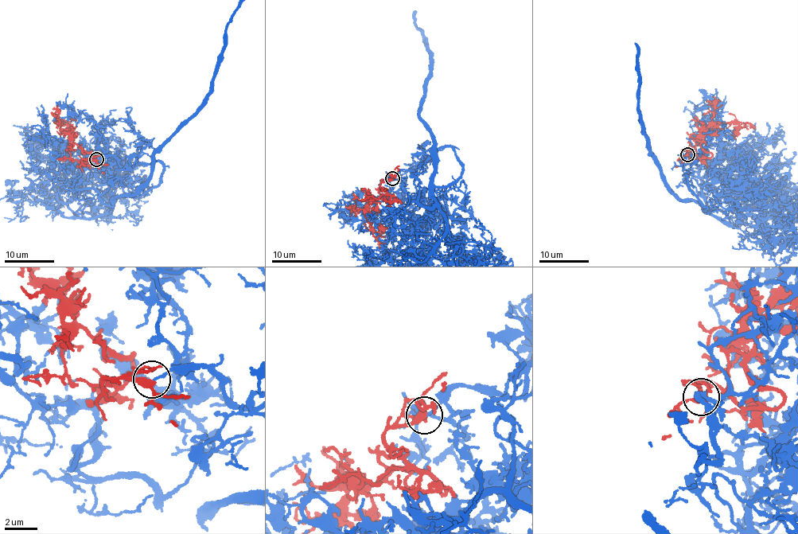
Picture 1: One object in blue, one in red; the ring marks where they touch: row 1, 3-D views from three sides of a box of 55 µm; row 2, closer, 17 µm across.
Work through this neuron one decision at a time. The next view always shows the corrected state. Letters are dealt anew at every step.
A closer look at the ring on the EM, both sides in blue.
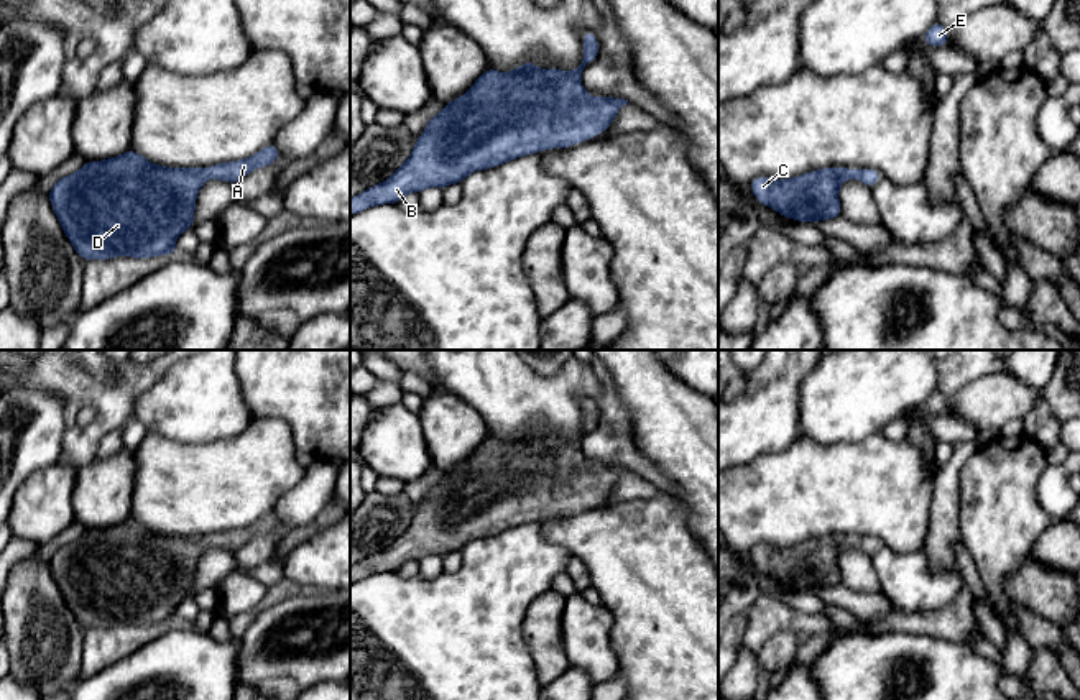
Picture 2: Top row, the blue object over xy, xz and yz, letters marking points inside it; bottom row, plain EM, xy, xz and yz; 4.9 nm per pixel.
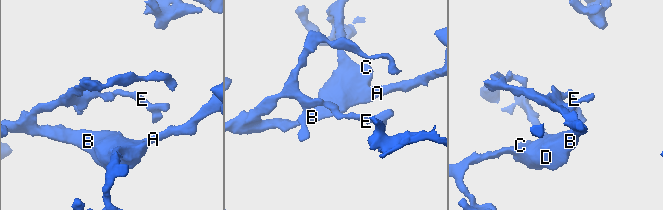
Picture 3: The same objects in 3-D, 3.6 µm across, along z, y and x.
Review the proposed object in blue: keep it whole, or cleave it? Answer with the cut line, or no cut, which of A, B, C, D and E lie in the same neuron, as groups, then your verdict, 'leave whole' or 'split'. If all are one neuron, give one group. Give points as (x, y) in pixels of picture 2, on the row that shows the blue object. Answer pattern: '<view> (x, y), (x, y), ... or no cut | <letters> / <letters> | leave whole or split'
no cut | A B C D E | leave whole

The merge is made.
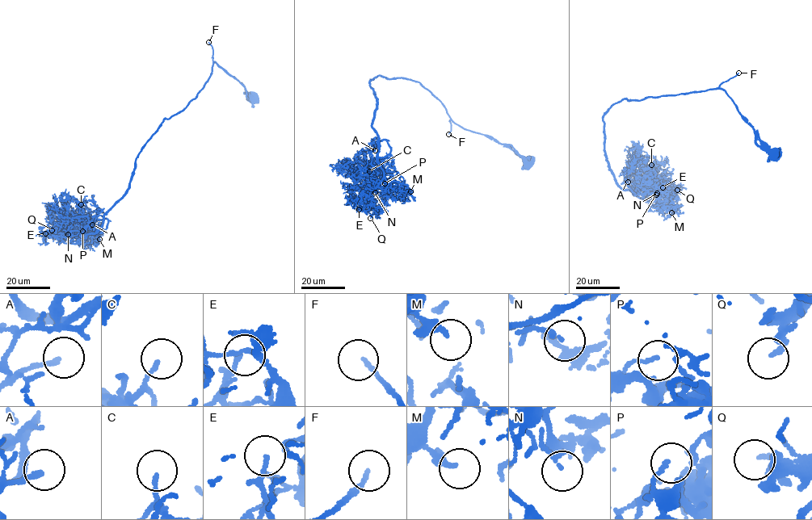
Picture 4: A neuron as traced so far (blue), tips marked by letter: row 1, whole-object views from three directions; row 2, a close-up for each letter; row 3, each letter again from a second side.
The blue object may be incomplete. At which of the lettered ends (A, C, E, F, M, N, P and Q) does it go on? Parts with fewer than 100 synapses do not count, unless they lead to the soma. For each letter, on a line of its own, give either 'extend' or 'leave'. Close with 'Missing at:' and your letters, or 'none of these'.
A: extend
C: leave
E: extend
F: extend
M: leave
N: extend
P: leave
Q: leave
Missing at: A, E, F, N

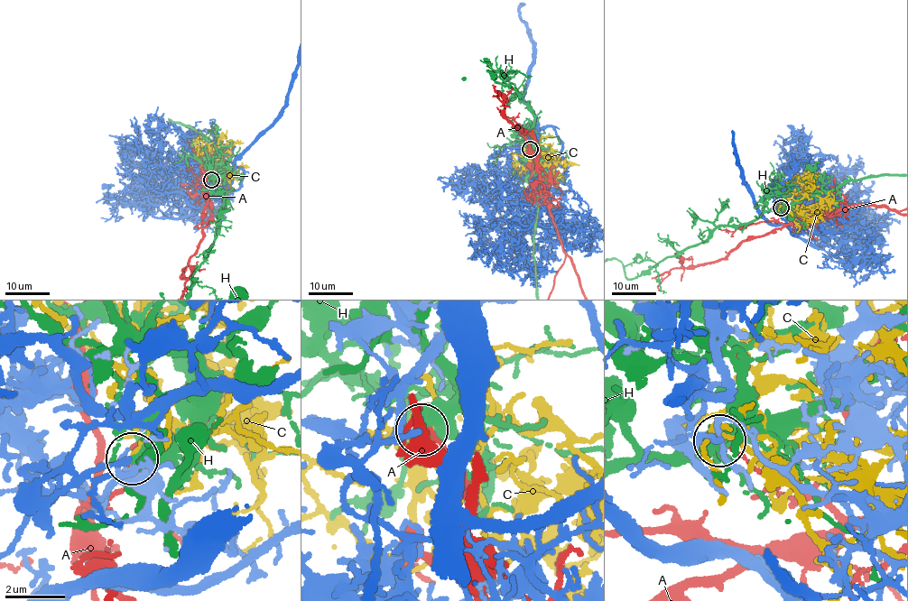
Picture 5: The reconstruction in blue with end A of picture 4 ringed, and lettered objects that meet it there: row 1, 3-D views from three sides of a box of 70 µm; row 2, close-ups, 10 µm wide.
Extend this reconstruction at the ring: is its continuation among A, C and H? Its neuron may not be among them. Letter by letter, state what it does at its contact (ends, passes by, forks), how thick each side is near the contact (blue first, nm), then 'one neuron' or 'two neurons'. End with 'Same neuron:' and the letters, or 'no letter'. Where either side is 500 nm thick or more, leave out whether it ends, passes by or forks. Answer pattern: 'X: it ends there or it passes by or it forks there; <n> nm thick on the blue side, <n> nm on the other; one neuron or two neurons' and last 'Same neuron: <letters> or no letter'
A: it ends there; 180 nm thick on the blue side, 110 nm on the other; two neurons
C: it ends there; 170 nm thick on the blue side, 160 nm on the other; one neuron
H: 170 nm thick on the blue side, 550 nm on the other; two neurons
Same neuron: C

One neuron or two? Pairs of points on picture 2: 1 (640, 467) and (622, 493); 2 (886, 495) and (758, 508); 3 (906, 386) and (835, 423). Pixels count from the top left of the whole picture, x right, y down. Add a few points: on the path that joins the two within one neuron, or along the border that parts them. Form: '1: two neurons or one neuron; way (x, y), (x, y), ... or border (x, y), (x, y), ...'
1: two neurons; border (628, 470), (656, 483)
2: one neuron; way (855, 495), (789, 497)
3: one neuron; way (888, 386), (872, 386), (853, 405)

